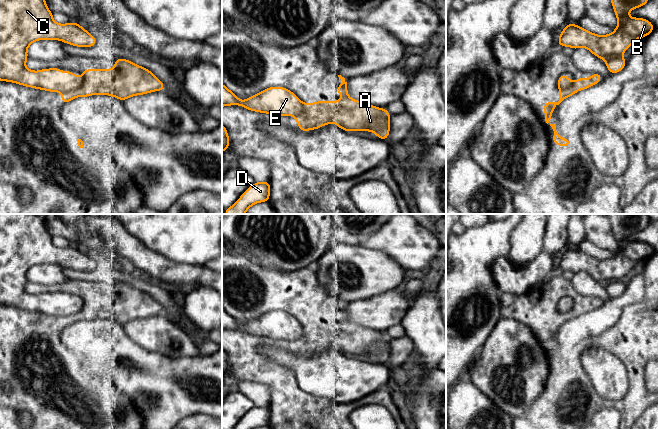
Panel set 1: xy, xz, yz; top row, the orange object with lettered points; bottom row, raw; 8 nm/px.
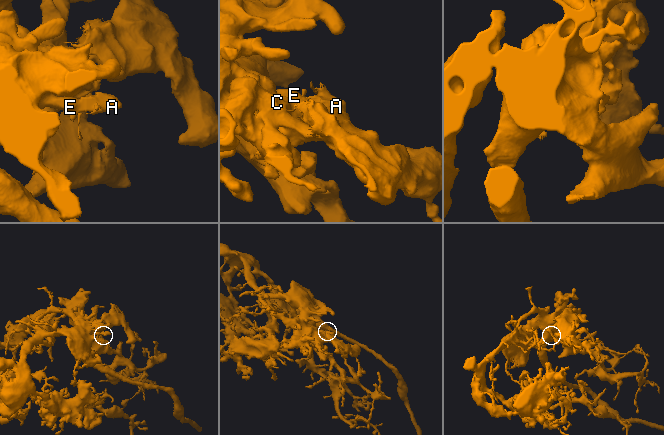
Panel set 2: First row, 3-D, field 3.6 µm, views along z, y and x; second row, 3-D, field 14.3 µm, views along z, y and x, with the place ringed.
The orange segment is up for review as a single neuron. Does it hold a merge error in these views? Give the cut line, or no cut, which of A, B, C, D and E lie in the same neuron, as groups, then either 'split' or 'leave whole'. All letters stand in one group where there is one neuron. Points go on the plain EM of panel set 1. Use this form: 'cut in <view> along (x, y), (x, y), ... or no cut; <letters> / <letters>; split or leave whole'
cut in xy along (82, 302), (82, 306), (76, 312), (62, 316); A / B C D E; split

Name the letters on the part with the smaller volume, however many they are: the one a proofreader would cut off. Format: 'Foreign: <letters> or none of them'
Foreign: A

